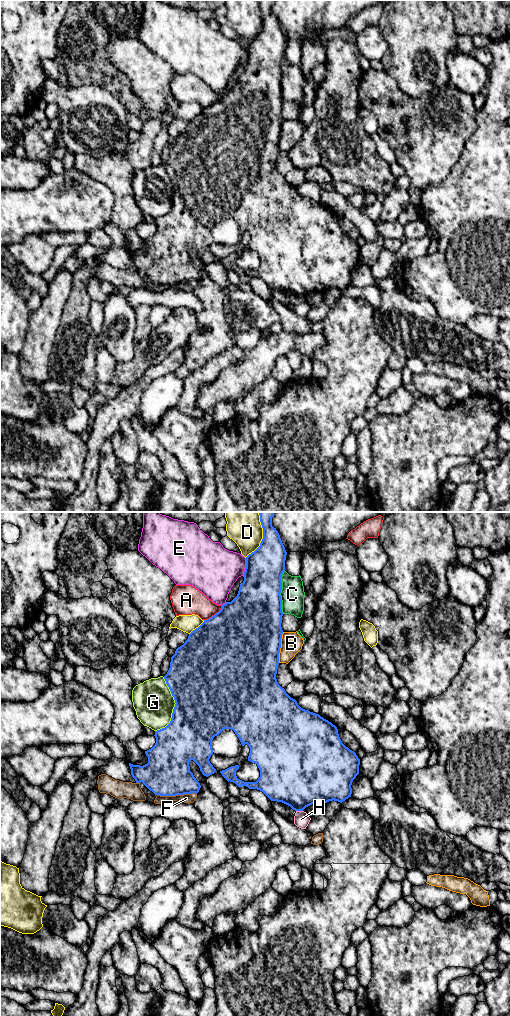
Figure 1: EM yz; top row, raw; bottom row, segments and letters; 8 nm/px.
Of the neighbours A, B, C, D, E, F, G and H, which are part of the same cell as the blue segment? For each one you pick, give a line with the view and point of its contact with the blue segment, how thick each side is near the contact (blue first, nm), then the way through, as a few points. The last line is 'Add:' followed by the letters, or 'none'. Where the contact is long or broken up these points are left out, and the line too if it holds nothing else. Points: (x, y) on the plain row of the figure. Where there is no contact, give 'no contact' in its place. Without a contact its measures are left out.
Add: none

